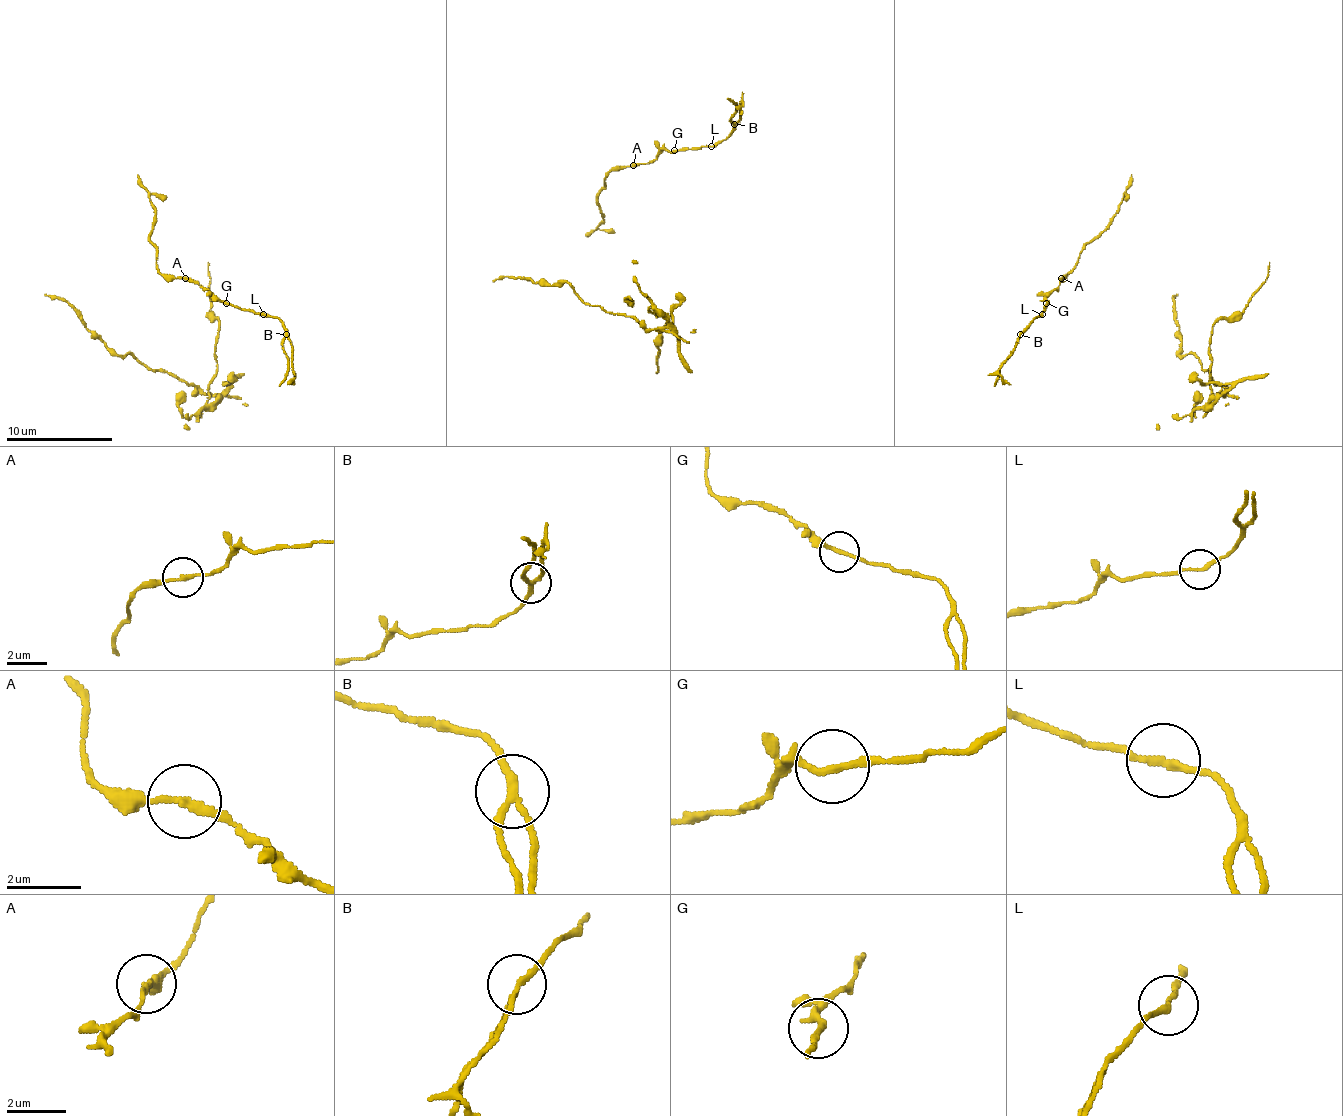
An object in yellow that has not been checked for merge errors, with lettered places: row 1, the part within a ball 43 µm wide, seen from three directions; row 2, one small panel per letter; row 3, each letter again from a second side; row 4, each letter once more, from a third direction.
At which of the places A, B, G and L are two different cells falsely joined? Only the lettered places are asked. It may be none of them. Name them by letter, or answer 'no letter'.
A, B

